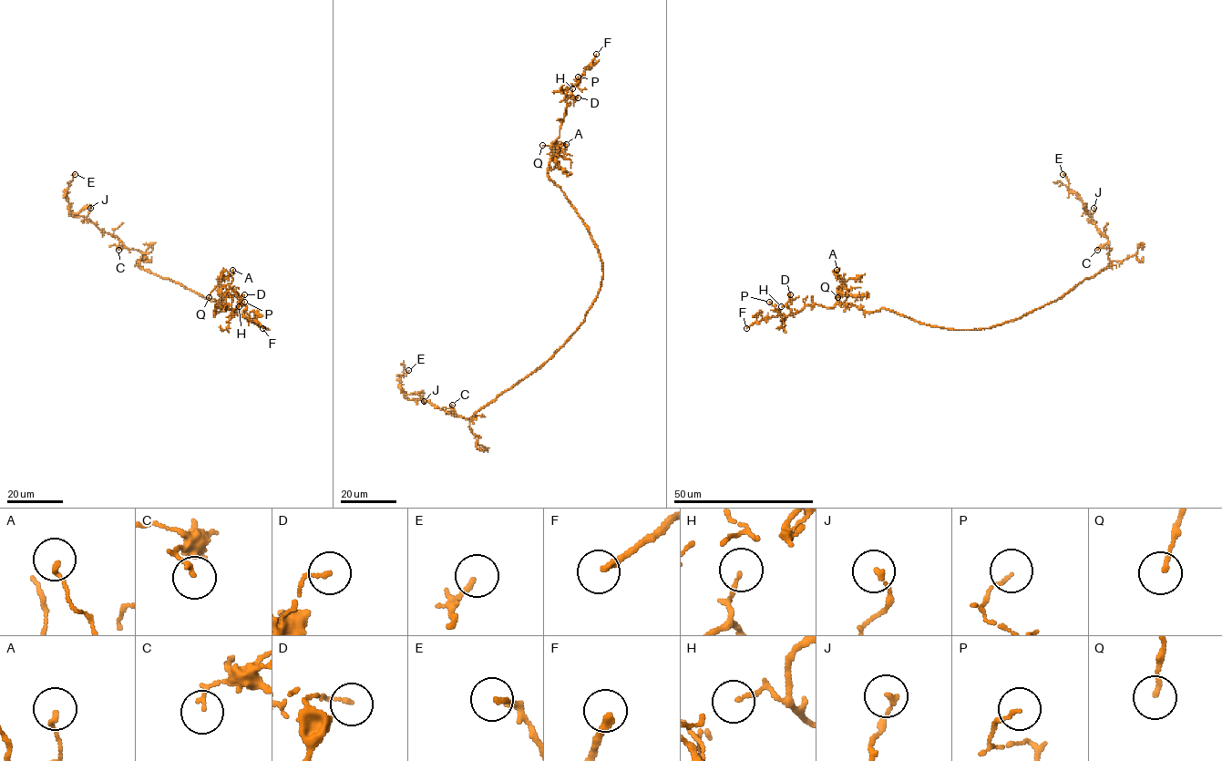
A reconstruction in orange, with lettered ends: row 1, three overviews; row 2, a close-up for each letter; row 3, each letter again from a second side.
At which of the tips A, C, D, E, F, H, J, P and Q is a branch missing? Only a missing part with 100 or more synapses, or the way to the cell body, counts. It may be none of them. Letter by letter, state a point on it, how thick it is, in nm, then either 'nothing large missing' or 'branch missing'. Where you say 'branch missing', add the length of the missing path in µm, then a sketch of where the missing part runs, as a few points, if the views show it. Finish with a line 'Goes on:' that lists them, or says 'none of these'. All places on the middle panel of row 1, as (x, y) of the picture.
A: at (566, 144); 130 nm thick; nothing large missing
C: at (452, 405); 130 nm thick; nothing large missing
D: at (578, 97); 120 nm thick; nothing large missing
E: at (408, 370); 100 nm thick; nothing large missing
F: at (596, 54); 240 nm thick; branch missing; about 40 µm are missing; missing branch runs (596, 54), (610, 47), (602, 45), (592, 49), (577, 50), (566, 46), (534, 60)
H: at (572, 88); 120 nm thick; nothing large missing
J: at (424, 401); 160 nm thick; nothing large missing
P: at (578, 77); 80 nm thick; nothing large missing
Q: at (542, 145); 140 nm thick; nothing large missing
Goes on: F

